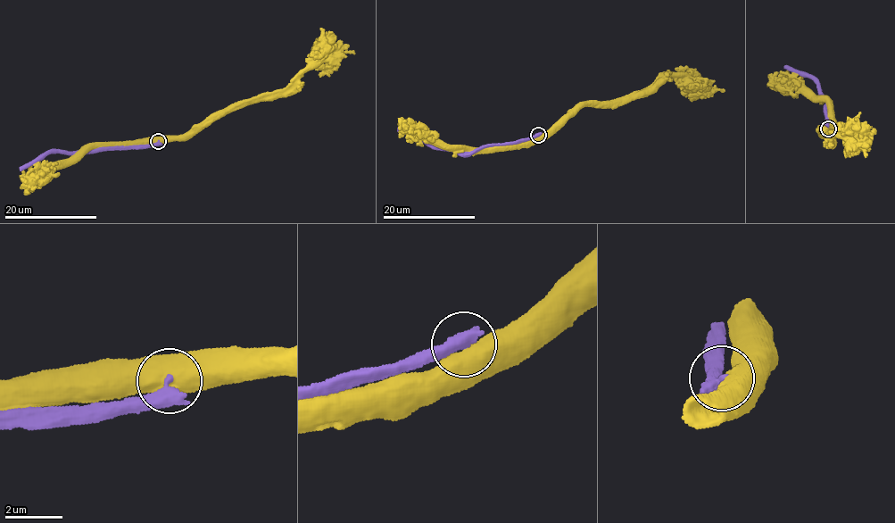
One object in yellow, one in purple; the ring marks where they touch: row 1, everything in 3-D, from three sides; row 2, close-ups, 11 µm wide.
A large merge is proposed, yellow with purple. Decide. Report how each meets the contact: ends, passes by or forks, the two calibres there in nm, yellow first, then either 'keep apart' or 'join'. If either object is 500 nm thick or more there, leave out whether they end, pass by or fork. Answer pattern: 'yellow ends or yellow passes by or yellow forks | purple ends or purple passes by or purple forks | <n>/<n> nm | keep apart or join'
750/480 nm | keep apart

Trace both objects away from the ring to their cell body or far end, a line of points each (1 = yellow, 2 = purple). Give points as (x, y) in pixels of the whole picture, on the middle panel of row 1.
1: (538, 135), (560, 127), (585, 105), (647, 95), (668, 76), (684, 82), (700, 81), (711, 89), (725, 90)
2: (538, 135), (454, 153), (426, 145), (398, 128)

